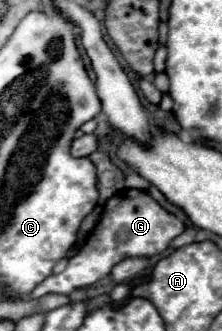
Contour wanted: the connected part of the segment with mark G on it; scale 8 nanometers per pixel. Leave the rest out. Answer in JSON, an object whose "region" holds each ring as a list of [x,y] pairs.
{"region":[[[121,190],[113,198],[107,200],[101,212],[99,224],[91,230],[81,250],[69,258],[69,264],[63,272],[51,274],[43,280],[31,294],[31,300],[37,300],[45,294],[69,294],[77,288],[87,288],[97,280],[111,274],[111,268],[125,258],[135,256],[155,256],[161,254],[169,242],[185,230],[185,224],[167,212],[157,200],[153,200],[145,190]]]}

